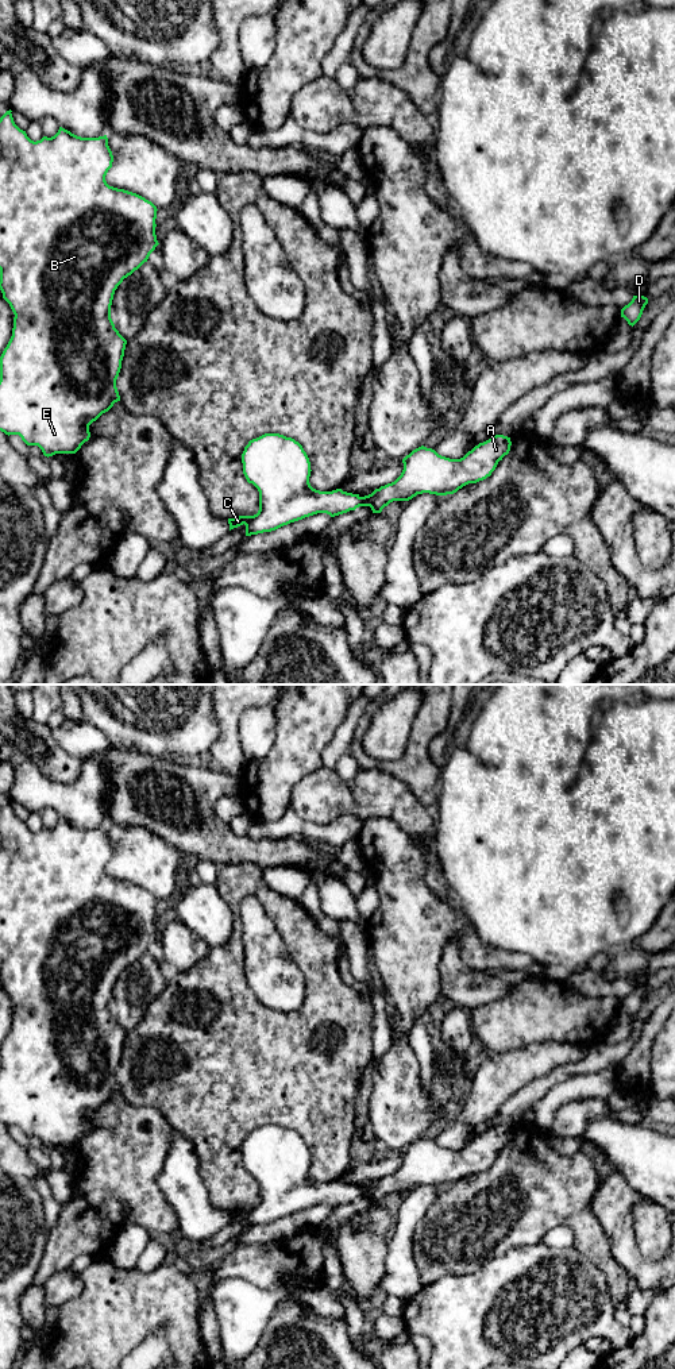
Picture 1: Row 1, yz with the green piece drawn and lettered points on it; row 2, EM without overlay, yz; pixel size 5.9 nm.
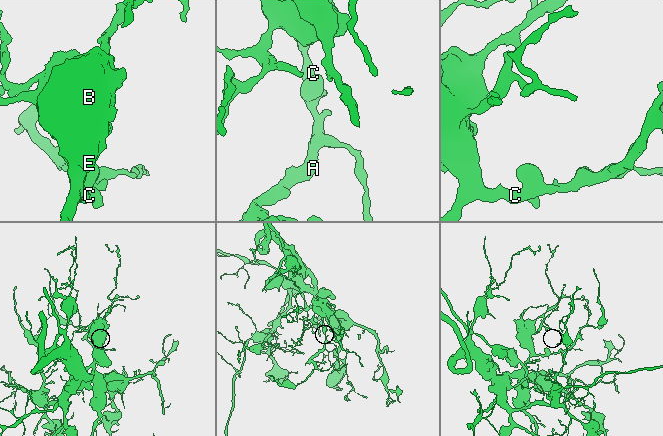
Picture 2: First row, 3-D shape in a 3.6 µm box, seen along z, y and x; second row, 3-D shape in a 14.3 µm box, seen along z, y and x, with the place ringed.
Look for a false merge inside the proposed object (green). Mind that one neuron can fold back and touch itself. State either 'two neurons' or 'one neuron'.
one neuron

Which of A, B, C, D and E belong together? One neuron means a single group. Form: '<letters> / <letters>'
A B C D E

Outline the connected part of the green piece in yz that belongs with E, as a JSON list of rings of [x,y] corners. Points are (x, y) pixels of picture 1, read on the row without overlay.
[[[9,801],[0,809],[0,982],[15,1009],[12,1027],[0,1048],[0,1122],[8,1127],[19,1126],[27,1137],[38,1137],[49,1149],[55,1145],[76,1145],[90,1129],[89,1117],[120,1092],[116,1071],[127,1031],[115,1019],[111,996],[117,977],[147,953],[159,936],[155,926],[158,901],[144,888],[107,875],[105,867],[113,853],[107,826],[81,829],[59,818],[54,828],[34,833],[15,815],[11,803]]]

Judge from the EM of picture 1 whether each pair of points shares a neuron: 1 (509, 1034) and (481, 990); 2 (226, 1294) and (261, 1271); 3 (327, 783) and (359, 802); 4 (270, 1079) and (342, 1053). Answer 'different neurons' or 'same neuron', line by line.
1: different neurons
2: different neurons
3: same neuron
4: same neuron

